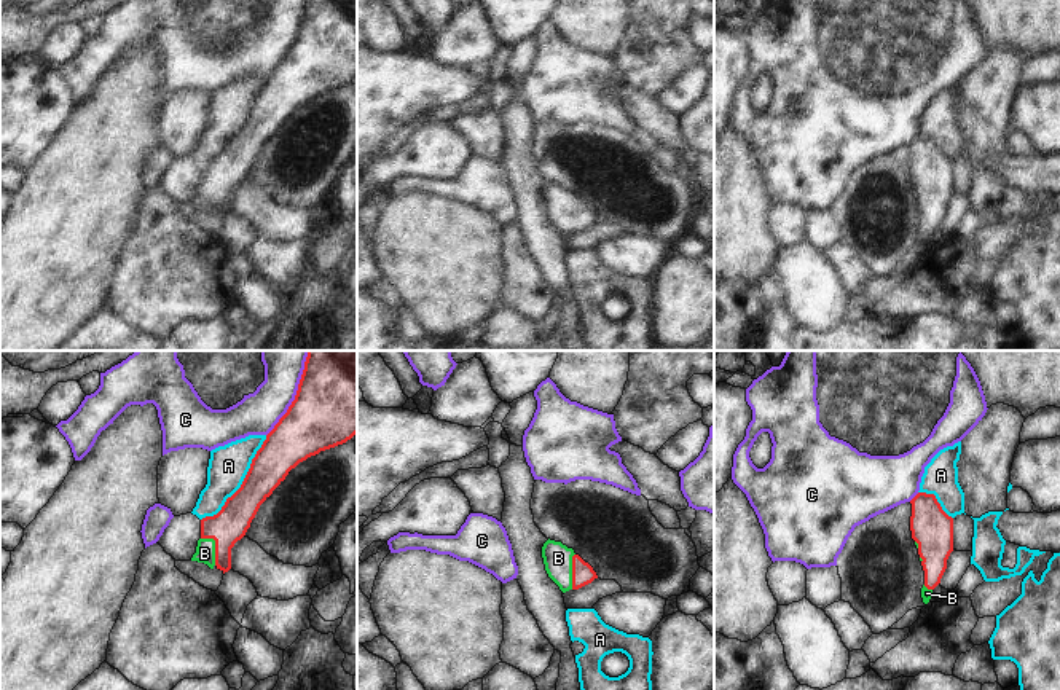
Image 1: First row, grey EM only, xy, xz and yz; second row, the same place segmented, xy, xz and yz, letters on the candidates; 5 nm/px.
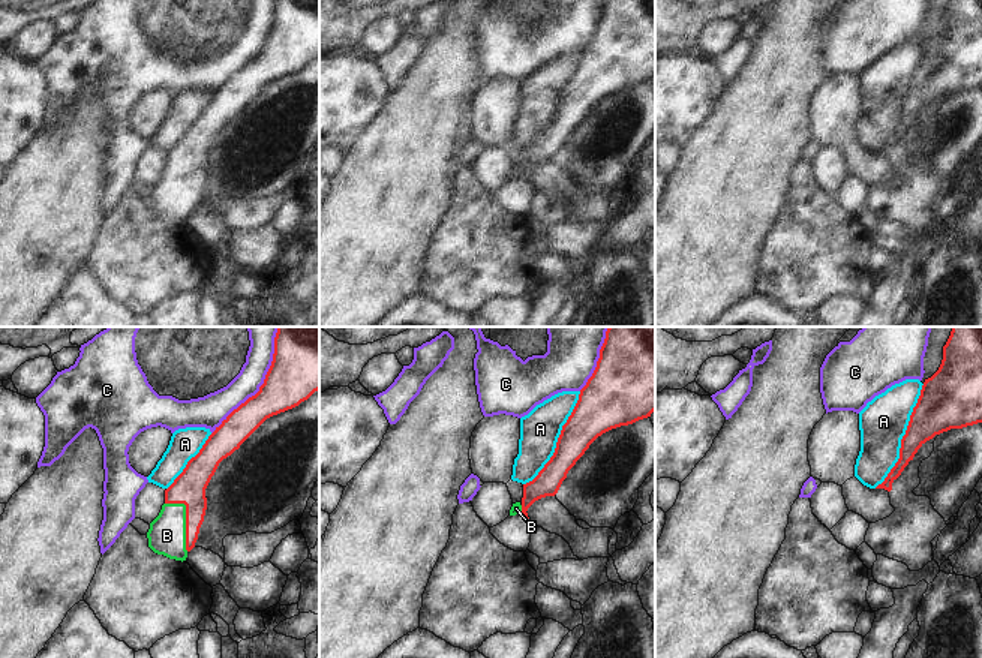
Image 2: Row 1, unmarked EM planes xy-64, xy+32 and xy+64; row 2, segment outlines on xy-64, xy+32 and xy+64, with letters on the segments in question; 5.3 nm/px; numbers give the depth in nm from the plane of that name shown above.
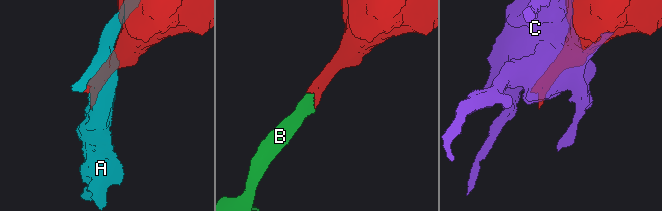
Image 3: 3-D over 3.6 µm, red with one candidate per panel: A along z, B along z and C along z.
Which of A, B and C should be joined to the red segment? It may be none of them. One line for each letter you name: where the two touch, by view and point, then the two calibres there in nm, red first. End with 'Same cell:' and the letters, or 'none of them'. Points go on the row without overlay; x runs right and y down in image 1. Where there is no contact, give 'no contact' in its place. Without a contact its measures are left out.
B: contact xy (215, 190); calibres 180 and 100 nm
Same cell: B

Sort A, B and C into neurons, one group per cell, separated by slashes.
A / B / C

